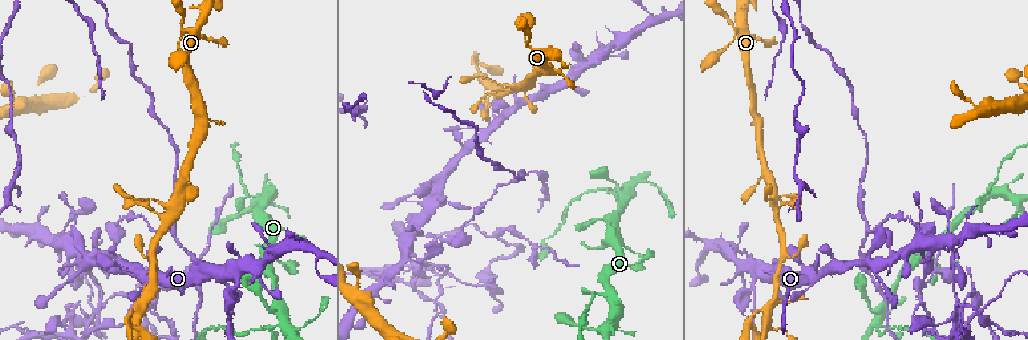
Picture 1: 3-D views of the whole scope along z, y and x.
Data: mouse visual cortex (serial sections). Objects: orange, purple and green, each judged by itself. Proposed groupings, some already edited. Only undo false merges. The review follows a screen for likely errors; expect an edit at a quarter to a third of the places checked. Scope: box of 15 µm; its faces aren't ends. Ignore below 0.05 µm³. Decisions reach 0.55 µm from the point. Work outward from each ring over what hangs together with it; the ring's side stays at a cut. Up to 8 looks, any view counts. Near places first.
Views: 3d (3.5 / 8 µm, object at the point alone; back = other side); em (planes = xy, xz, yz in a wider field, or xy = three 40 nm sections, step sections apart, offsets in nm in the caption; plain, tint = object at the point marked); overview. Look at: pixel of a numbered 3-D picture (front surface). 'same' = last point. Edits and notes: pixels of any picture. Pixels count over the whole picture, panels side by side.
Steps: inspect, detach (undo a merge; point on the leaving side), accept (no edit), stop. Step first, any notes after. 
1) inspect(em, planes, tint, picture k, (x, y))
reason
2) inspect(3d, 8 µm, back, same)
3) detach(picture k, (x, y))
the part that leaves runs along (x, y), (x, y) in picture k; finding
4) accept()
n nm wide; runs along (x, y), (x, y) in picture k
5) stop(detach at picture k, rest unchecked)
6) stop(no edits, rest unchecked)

inspect(3d, 8 µm, picture 1, (752, 324))
side arm on a straight run

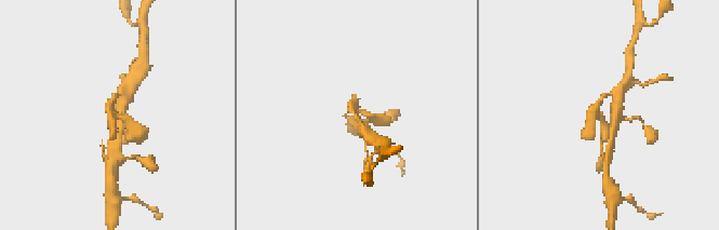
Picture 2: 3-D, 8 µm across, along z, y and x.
inspect(3d, 3.5 µm, picture 2, (355, 109))

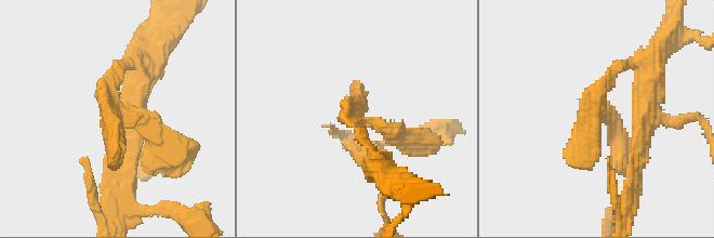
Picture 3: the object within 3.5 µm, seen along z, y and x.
inspect(em, xy, step 3, tint, picture 3, (114, 109))
3 arms; arms of 150, 250, 250 nm

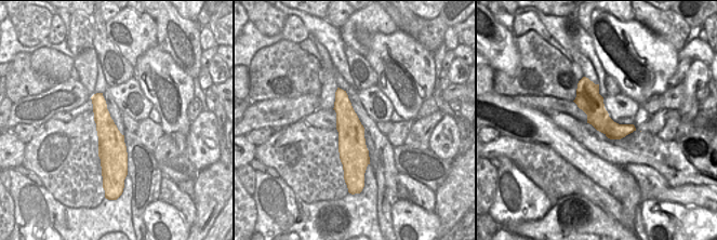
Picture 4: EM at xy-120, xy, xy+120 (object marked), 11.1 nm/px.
accept()
runs along (129, 62), (106, 102), (162, 148) in picture 3; one cell here

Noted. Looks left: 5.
inspect(3d, 3.5 µm, picture 1, (93, 247))
narrows sharply

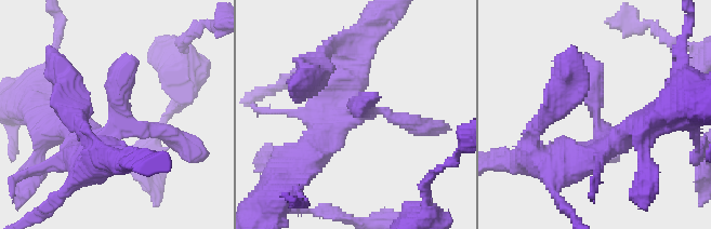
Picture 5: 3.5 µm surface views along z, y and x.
inspect(em, xy, step 2, tint, picture 5, (117, 109))

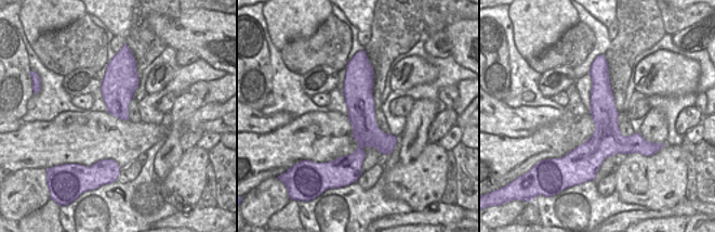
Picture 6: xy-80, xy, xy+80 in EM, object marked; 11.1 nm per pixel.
inspect(em, xy, step 3, tint, same)
another direction

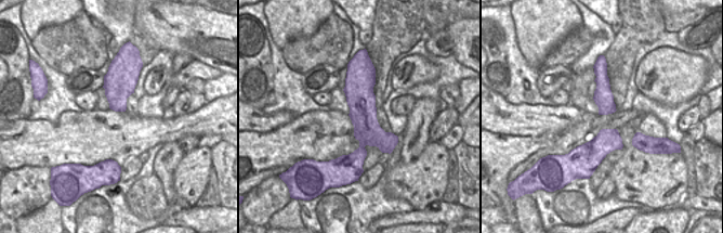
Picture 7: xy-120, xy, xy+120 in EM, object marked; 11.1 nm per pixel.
accept()
runs along (353, 70), (363, 108), (359, 164) in picture 7; continuous, no second cell

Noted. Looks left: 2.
inspect(3d, 3.5 µm, picture 1, (181, 28))
abrupt turn

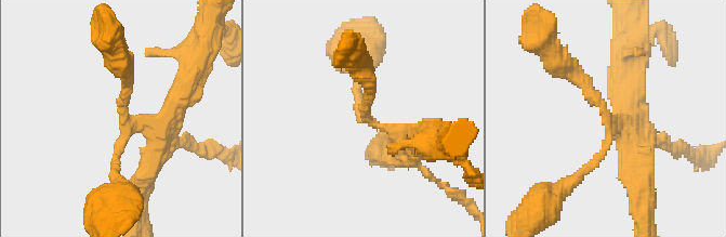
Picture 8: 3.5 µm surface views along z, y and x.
inspect(em, planes, tint, picture 8, (120, 108))
need the tissue

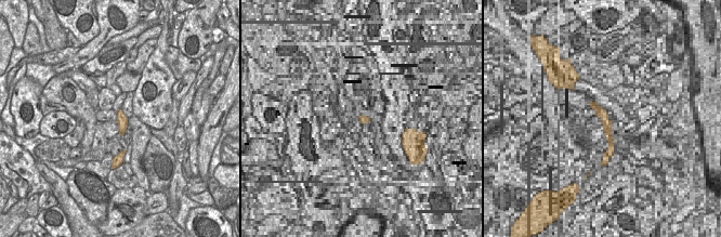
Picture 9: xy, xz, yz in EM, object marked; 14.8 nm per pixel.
accept()
arms of 150, 200, 350 nm; runs along (633, 145), (558, 58) in picture 8; continuous, no second cell

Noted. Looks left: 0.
stop(no edits, rest unchecked)

